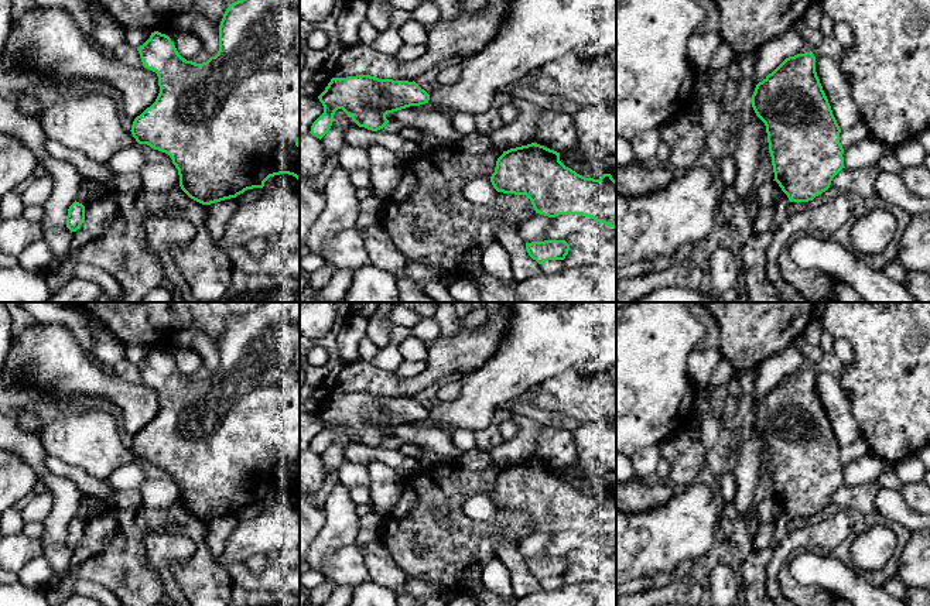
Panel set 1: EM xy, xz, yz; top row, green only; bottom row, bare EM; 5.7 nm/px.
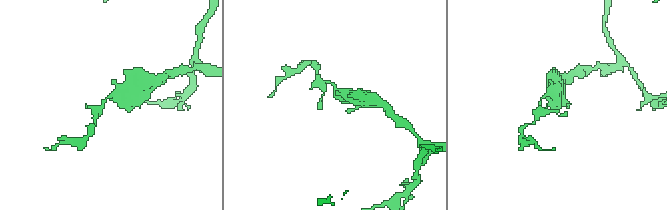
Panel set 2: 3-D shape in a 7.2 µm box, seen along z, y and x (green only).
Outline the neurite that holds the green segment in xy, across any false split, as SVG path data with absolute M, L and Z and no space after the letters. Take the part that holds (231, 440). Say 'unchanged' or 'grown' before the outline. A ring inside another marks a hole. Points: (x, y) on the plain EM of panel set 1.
unchanged; M261 302L257 308L232 319L219 342L219 367L206 379L195 380L184 376L171 355L158 347L137 364L143 383L158 393L160 410L155 418L137 432L131 442L131 451L139 461L147 461L154 466L168 470L178 486L181 506L194 517L211 521L236 514L247 506L263 504L274 492L288 490L300 496L300 302Z

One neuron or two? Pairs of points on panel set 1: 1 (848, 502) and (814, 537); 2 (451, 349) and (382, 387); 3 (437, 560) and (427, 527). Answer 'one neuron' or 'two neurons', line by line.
1: two neurons
2: one neuron
3: one neuron

